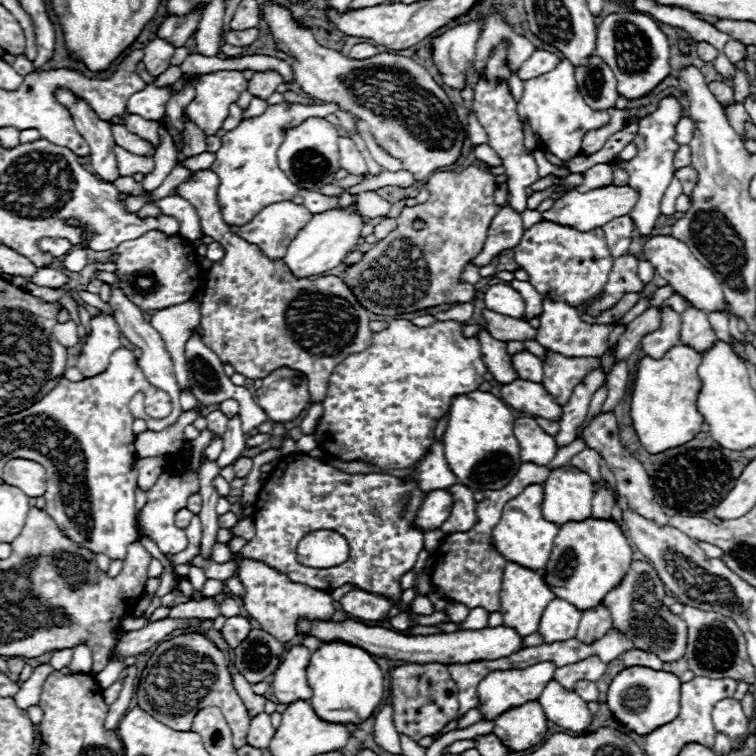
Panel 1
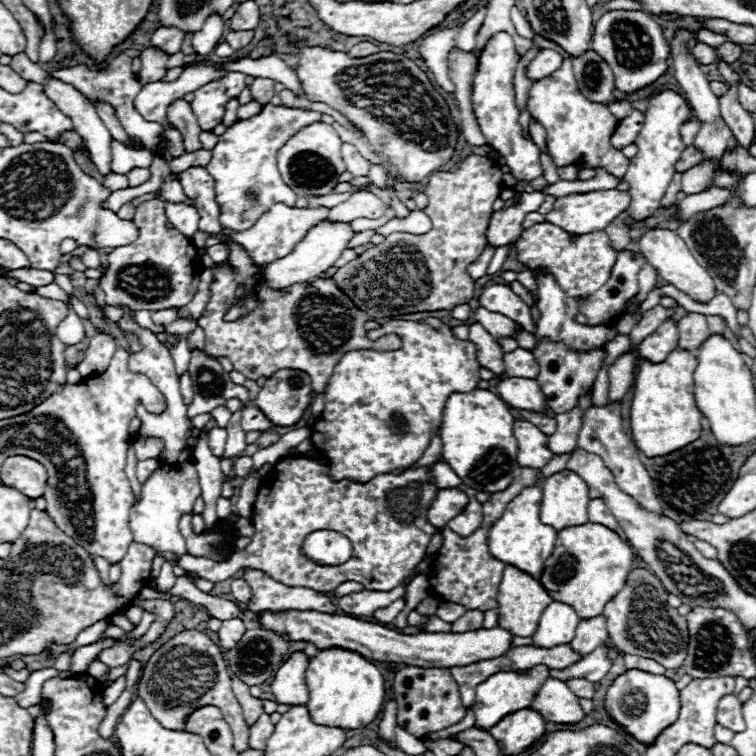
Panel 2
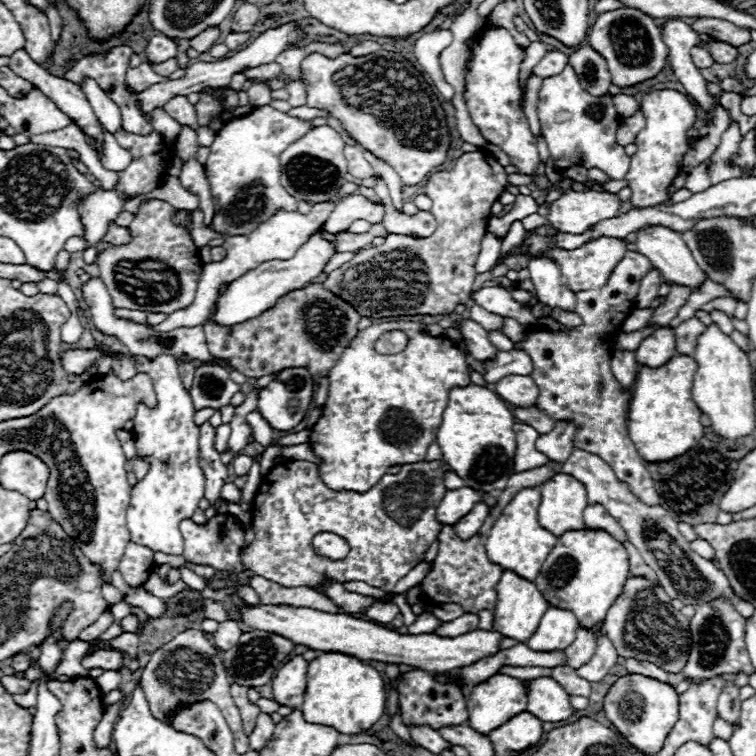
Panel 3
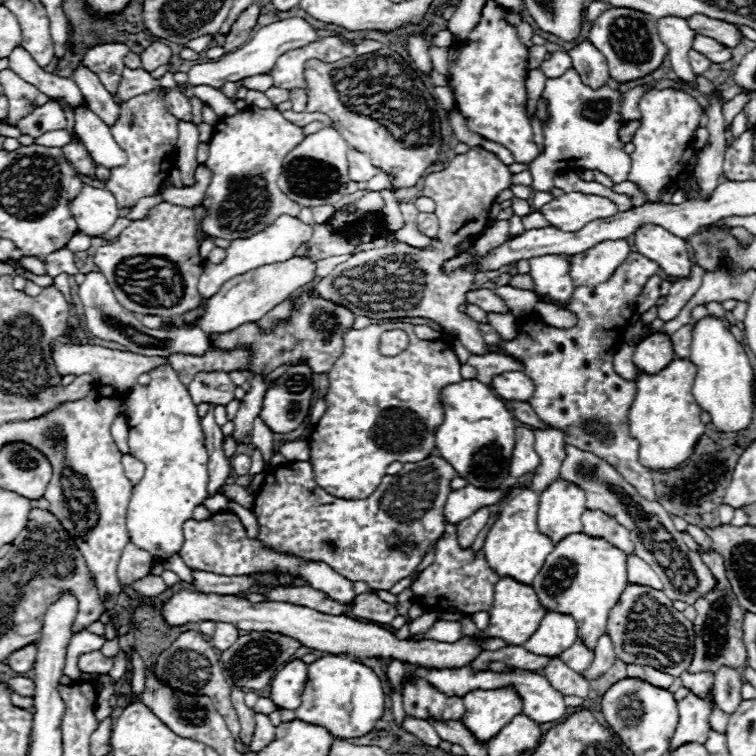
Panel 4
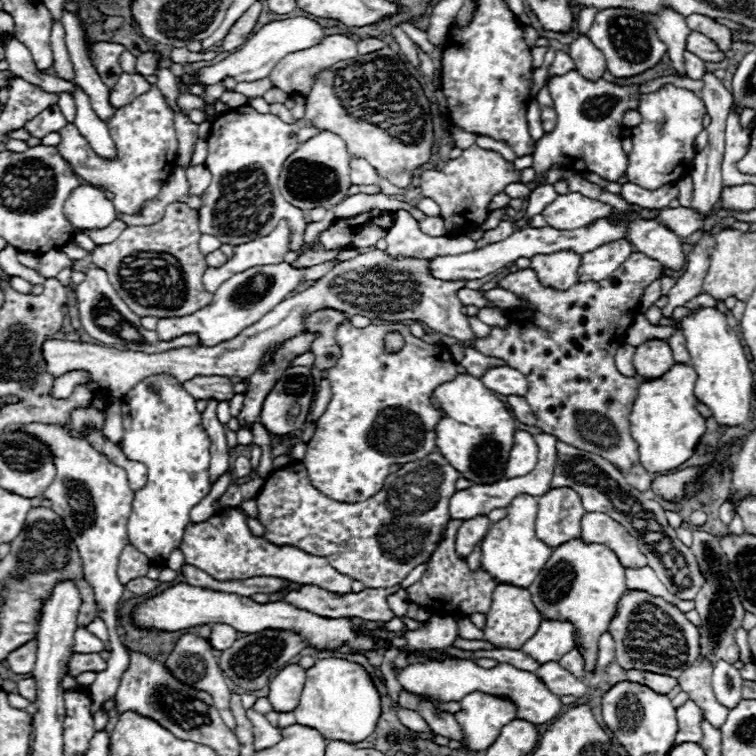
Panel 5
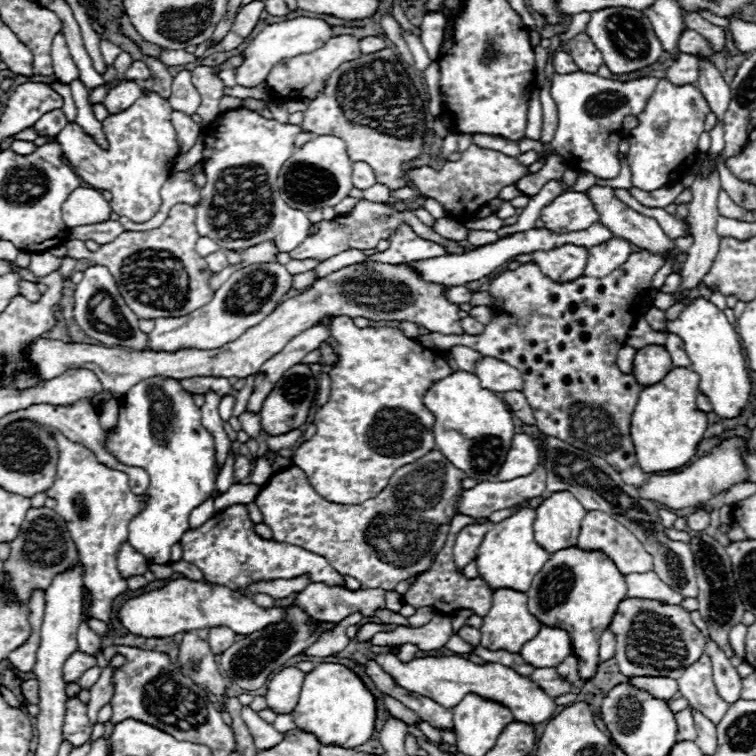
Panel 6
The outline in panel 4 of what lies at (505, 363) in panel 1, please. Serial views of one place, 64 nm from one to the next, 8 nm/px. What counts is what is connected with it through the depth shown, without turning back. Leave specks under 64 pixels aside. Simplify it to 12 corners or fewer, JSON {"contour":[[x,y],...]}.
{"contour":[[480,146],[424,178],[438,236],[356,252],[314,292],[376,320],[430,318],[488,354],[460,306],[512,172]]}

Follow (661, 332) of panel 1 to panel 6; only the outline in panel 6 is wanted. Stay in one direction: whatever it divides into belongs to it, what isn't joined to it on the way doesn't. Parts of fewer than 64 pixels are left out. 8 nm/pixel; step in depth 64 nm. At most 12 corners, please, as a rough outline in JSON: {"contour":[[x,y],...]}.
{"contour":[[668,350],[636,352],[632,374],[642,386],[660,382],[674,366]]}

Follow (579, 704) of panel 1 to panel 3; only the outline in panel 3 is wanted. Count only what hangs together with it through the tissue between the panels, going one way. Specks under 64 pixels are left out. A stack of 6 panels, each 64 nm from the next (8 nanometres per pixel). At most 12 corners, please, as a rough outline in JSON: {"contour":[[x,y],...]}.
{"contour":[[552,678],[528,682],[528,712],[542,722],[574,716],[568,692]]}

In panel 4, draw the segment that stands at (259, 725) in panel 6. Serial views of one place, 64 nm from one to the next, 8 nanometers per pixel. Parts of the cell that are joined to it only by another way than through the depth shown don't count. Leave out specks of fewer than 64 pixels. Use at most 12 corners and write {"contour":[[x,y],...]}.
{"contour":[[256,714],[250,742],[260,752],[274,740],[274,726],[266,714]]}

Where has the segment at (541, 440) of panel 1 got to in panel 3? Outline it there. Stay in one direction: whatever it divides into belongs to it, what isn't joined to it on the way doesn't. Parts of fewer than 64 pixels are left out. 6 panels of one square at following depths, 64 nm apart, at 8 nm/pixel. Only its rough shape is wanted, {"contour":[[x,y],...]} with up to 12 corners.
{"contour":[[518,422],[516,470],[532,470],[548,462],[536,450],[536,428]]}

